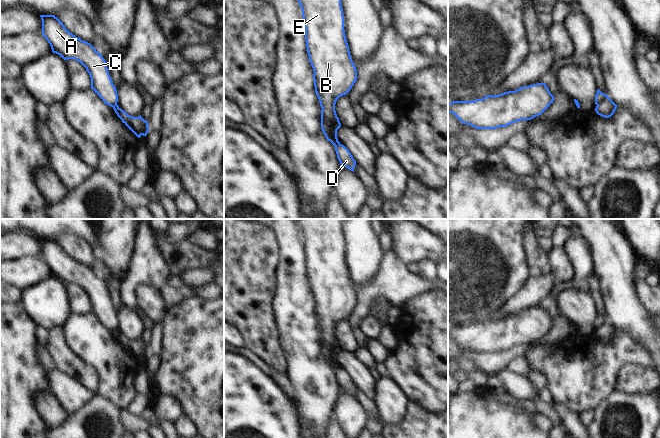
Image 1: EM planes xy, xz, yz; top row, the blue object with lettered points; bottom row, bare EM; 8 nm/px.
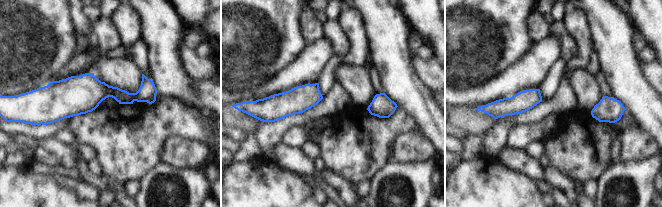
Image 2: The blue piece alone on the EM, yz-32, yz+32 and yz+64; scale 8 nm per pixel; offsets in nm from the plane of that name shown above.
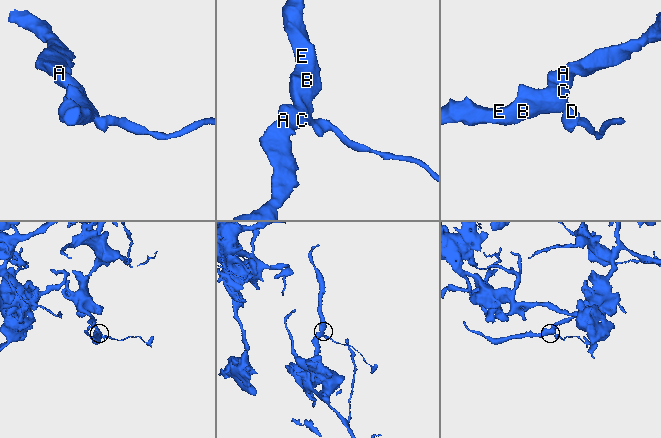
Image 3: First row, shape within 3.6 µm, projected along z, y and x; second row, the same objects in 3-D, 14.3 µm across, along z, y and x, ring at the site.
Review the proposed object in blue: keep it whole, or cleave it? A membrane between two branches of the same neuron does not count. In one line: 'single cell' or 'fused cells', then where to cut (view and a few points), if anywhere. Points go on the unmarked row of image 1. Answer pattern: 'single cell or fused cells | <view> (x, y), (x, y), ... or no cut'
fused cells | yz (607, 320), (596, 328)

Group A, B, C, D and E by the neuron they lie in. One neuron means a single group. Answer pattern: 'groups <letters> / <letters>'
groups A B C E / D

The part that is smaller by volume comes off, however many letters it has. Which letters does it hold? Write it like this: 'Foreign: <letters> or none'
Foreign: D

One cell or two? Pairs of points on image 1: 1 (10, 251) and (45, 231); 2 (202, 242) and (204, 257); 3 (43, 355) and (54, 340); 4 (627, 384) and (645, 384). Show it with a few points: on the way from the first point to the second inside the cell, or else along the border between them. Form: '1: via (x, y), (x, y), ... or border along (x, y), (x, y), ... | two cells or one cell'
1: border along (12, 232), (27, 231), (39, 239) | two cells
2: border along (185, 239), (204, 249), (213, 250) | two cells
3: border along (44, 346), (56, 368) | two cells
4: via (631, 384), (641, 384) | one cell

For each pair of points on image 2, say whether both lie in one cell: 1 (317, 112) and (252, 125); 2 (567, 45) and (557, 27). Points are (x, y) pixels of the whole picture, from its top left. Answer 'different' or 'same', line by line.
1: different
2: same

